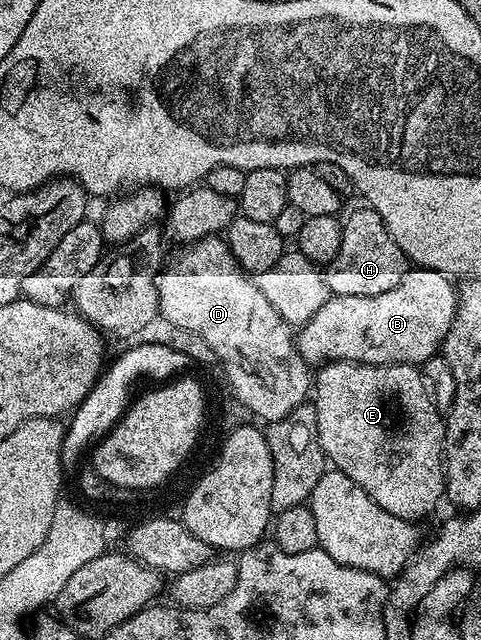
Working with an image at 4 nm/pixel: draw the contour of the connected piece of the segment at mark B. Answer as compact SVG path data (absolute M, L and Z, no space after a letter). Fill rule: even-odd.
M415 266L407 270L400 285L396 285L396 289L388 289L388 293L333 296L307 323L301 324L296 335L298 351L311 365L331 361L421 365L424 360L439 354L444 337L454 320L457 304L458 293L455 284L447 276L441 271L429 271L427 267Z

